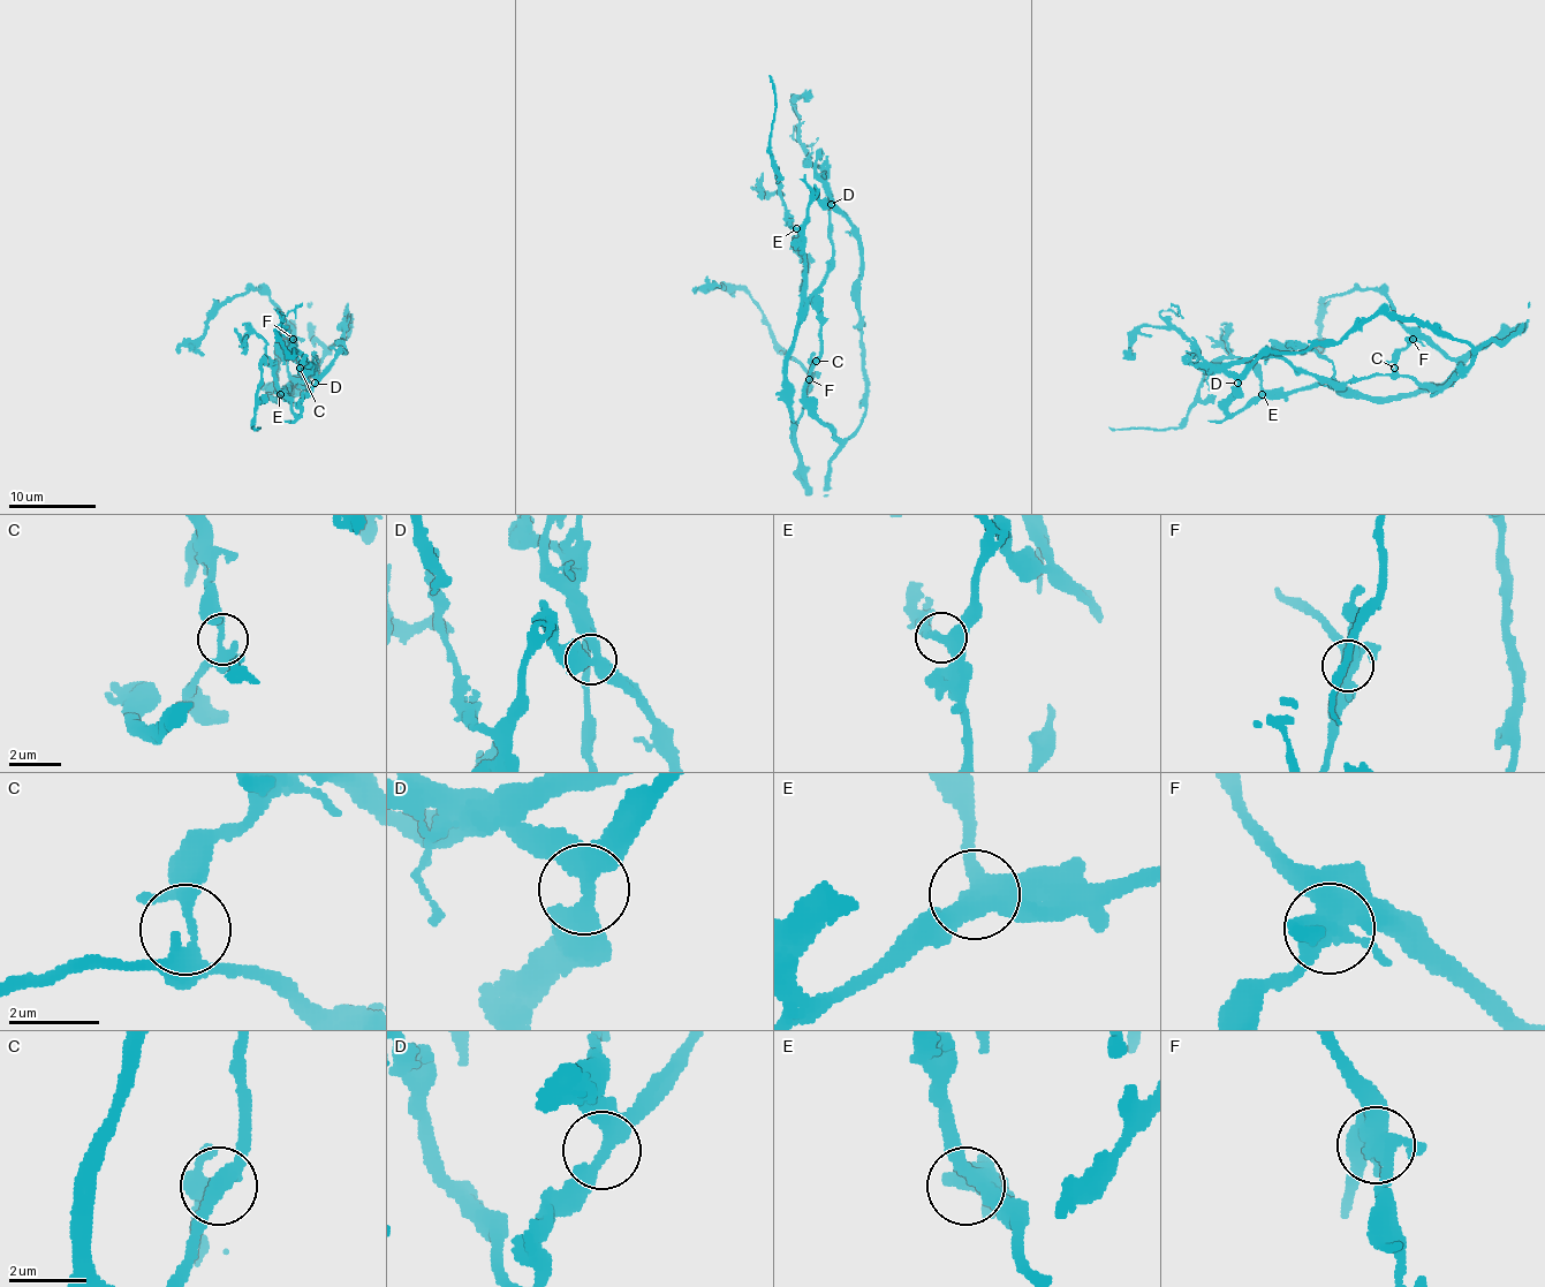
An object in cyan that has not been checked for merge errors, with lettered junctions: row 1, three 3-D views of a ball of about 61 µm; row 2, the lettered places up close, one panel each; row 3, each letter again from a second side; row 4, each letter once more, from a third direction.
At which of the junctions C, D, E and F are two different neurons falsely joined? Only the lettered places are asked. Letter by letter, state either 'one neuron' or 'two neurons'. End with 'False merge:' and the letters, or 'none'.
C: one neuron
D: one neuron
E: one neuron
F: two neurons
False merge: F

